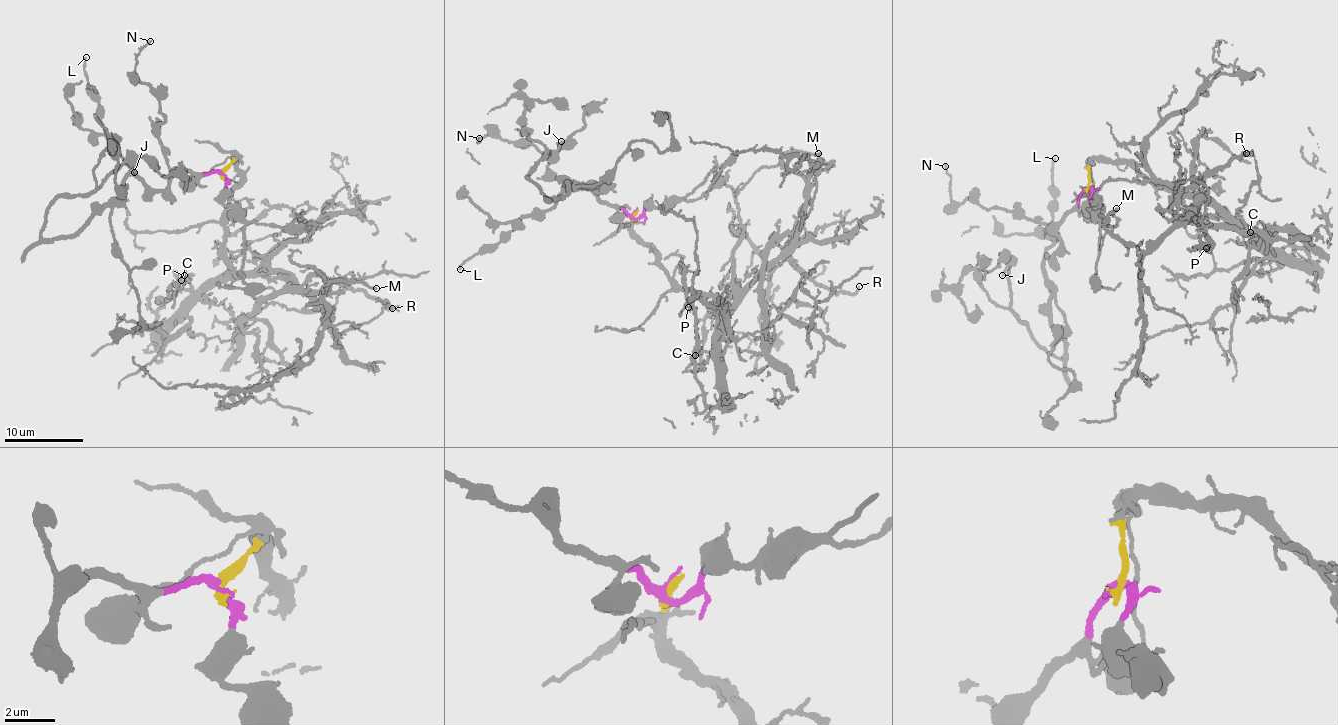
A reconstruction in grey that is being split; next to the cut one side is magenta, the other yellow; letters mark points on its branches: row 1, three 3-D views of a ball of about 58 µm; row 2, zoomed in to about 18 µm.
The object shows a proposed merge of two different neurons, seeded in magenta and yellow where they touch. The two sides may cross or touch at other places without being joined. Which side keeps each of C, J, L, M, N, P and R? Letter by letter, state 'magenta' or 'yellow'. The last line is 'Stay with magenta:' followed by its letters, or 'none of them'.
C: yellow
J: magenta
L: magenta
M: yellow
N: magenta
P: yellow
R: yellow
Stay with magenta: J, L, N

